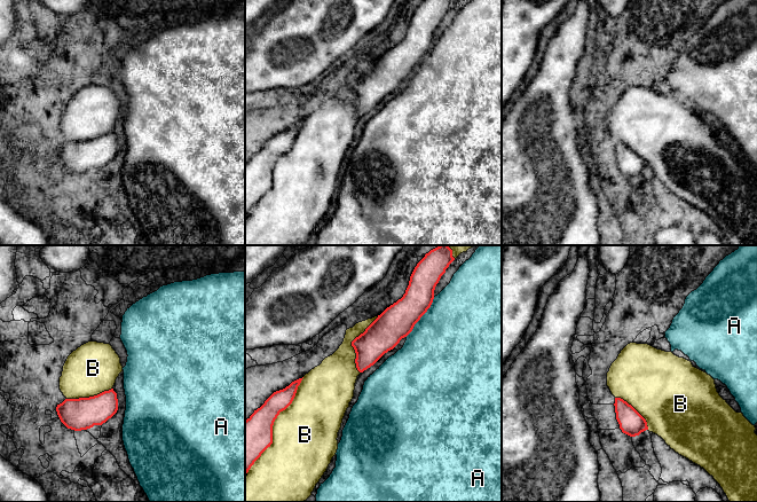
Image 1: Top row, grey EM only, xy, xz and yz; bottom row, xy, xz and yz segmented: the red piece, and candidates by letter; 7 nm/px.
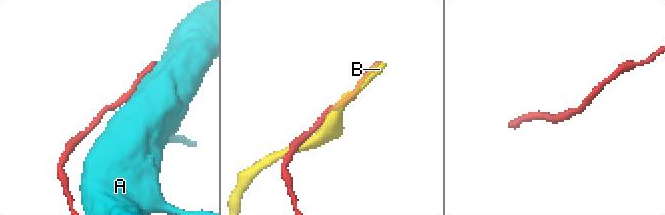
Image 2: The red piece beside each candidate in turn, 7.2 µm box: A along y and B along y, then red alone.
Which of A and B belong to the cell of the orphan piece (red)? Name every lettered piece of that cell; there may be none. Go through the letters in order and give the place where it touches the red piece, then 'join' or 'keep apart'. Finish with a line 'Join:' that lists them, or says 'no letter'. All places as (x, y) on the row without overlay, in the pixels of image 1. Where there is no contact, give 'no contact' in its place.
A: contact xz (422, 59); keep apart
B: contact xz (273, 167); join
Join: B

